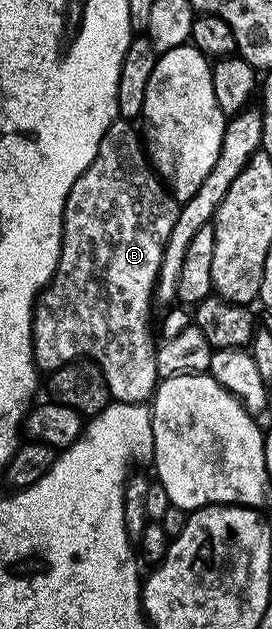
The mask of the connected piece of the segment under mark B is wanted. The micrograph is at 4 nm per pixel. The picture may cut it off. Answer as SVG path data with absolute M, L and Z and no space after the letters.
M115 120L104 132L100 144L96 148L96 156L92 164L72 184L72 192L68 192L68 200L64 204L62 213L62 247L58 257L58 267L47 284L46 289L38 295L34 303L34 323L32 324L32 357L34 365L39 371L49 372L60 368L65 362L72 362L79 358L88 358L91 362L97 362L102 369L102 375L110 389L111 399L120 402L145 403L153 395L159 381L158 355L156 342L150 339L150 302L154 298L154 285L158 283L158 273L162 263L162 250L166 247L168 236L172 236L172 224L176 224L179 203L173 194L158 177L145 149L143 139L134 131L135 123L130 120Z

